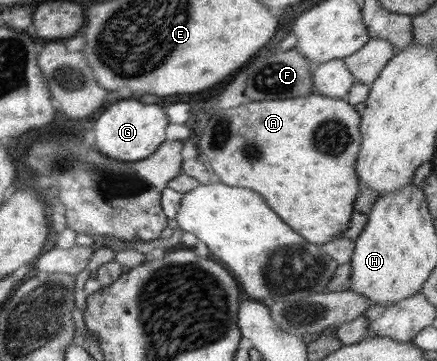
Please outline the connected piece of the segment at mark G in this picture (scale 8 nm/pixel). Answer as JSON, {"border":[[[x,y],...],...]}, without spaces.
{"border":[[[119,101],[115,105],[107,104],[103,115],[97,119],[95,125],[95,149],[99,149],[103,155],[119,161],[139,161],[150,157],[159,145],[166,141],[165,127],[167,127],[167,115],[165,109],[159,105],[145,105],[139,101]]]}

